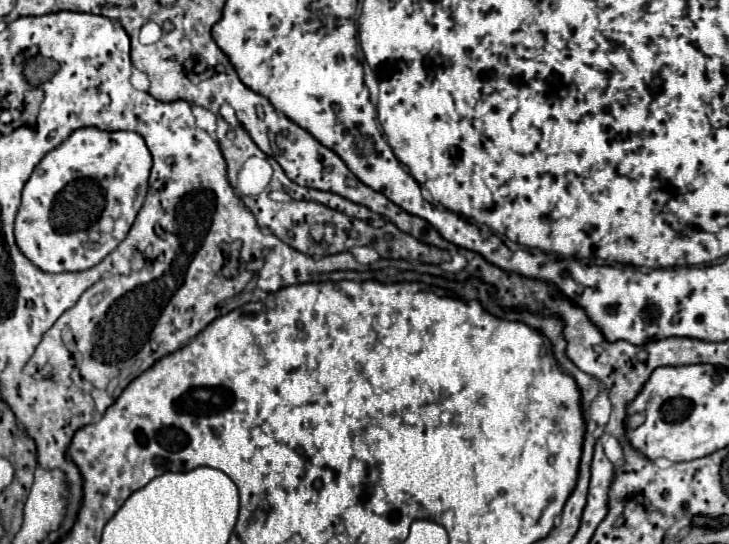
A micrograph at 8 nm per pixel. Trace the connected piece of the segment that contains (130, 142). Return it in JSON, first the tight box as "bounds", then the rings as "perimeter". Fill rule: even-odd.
{"bounds":[14,127,152,273],"perimeter":[[[94,127],[74,131],[62,145],[52,149],[34,169],[32,177],[26,181],[22,191],[22,203],[16,213],[14,237],[16,245],[26,259],[30,259],[38,269],[46,273],[64,271],[84,271],[98,265],[110,251],[114,251],[120,241],[130,231],[138,209],[144,203],[148,191],[148,175],[152,169],[152,157],[146,143],[138,133],[130,131],[100,131]],[[110,217],[114,229],[110,235],[102,235],[98,221]],[[84,243],[94,243],[94,249],[86,249]]]}

